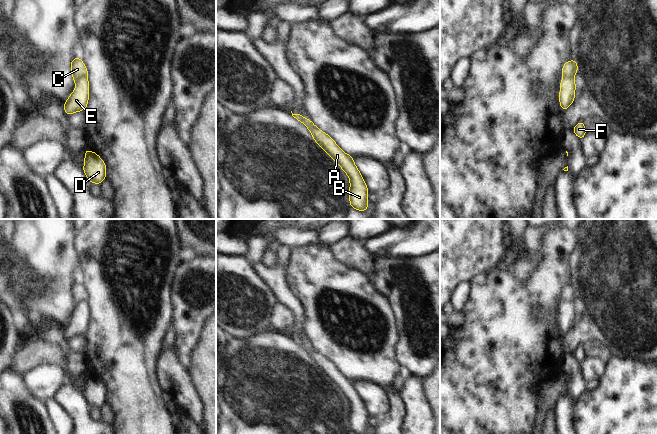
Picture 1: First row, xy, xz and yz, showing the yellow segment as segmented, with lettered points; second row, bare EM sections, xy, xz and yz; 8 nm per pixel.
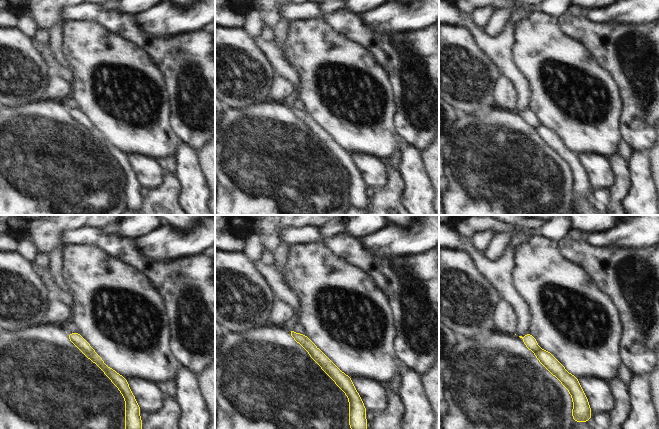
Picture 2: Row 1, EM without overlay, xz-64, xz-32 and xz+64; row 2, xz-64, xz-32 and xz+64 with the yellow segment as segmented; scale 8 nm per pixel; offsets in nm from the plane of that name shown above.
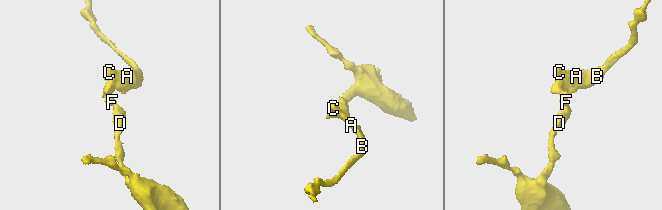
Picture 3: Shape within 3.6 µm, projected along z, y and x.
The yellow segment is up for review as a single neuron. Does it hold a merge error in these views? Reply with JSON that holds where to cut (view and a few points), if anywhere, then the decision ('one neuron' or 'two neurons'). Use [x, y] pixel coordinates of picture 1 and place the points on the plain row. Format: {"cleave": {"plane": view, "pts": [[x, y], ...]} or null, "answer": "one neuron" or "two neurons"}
{"cleave": {"plane": "xy", "pts": [[86, 301], [82, 301], [75, 306]]}, "answer": "two neurons"}

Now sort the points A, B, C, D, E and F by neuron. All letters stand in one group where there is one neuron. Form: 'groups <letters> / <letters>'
groups A B C / D E F

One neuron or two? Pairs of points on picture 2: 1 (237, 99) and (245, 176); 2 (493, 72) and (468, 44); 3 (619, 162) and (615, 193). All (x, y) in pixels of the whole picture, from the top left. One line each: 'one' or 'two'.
1: two
2: one
3: one

